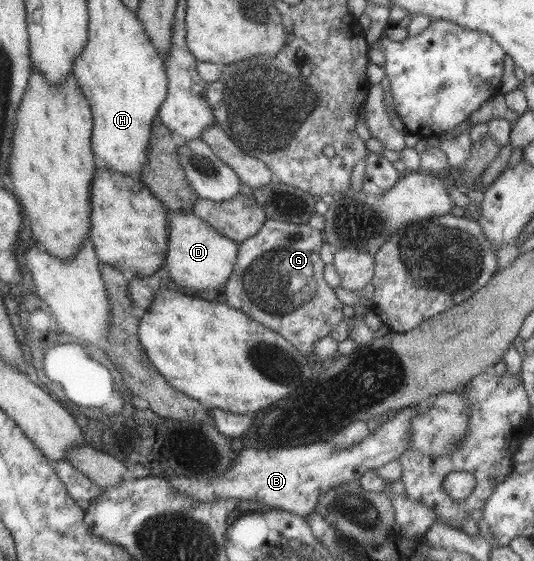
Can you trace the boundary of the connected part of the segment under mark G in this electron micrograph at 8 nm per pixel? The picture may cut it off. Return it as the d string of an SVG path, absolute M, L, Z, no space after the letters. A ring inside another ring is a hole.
M265 219L261 228L237 244L233 272L225 284L225 303L249 316L281 336L304 356L311 356L314 342L329 335L341 321L345 321L341 309L343 304L323 279L323 262L319 259L319 248L323 244L321 232L307 226L307 222L287 223L276 219Z

